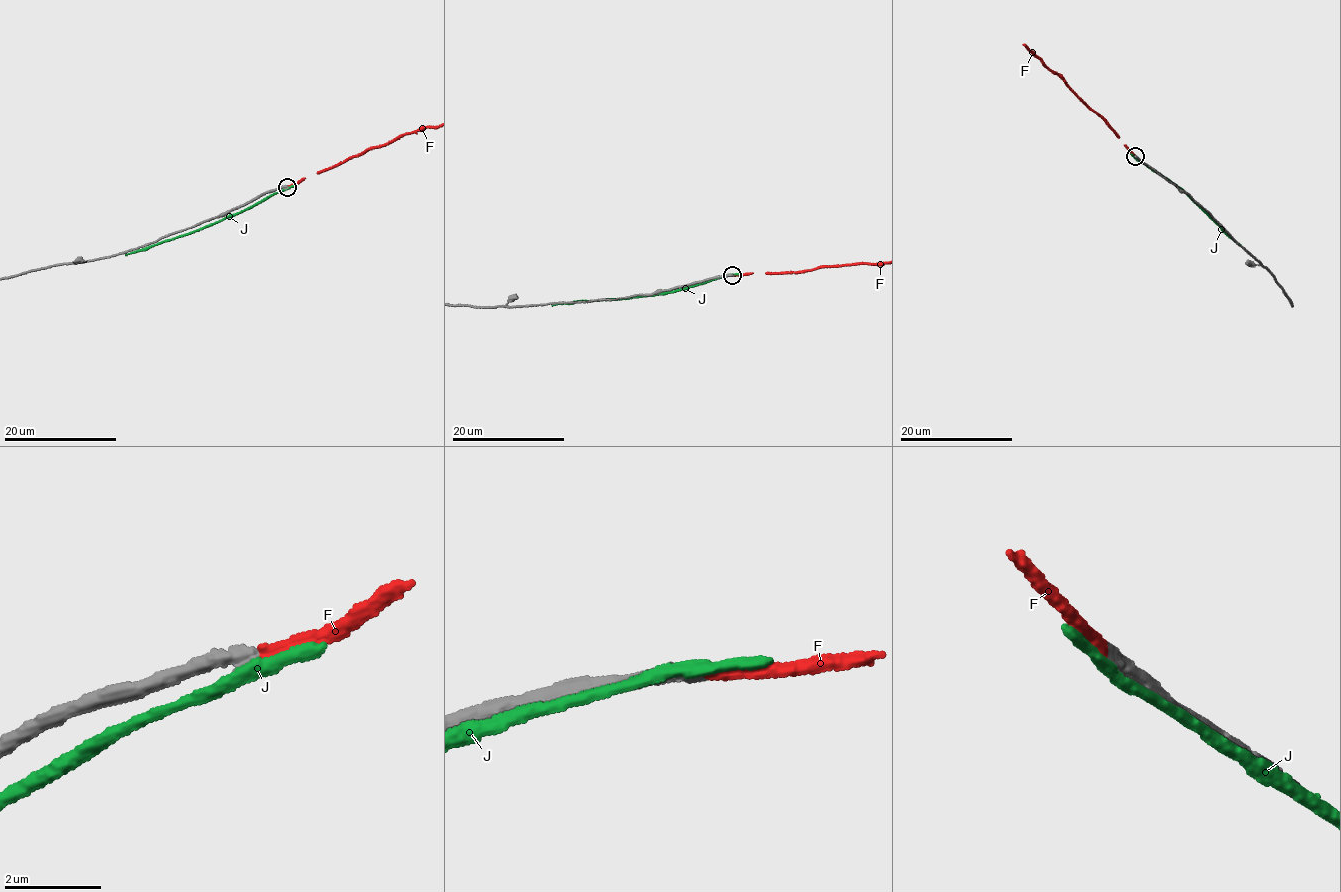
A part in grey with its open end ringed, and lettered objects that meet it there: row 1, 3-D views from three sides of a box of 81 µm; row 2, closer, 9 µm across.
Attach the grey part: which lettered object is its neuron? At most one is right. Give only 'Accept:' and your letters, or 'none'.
Accept: F

